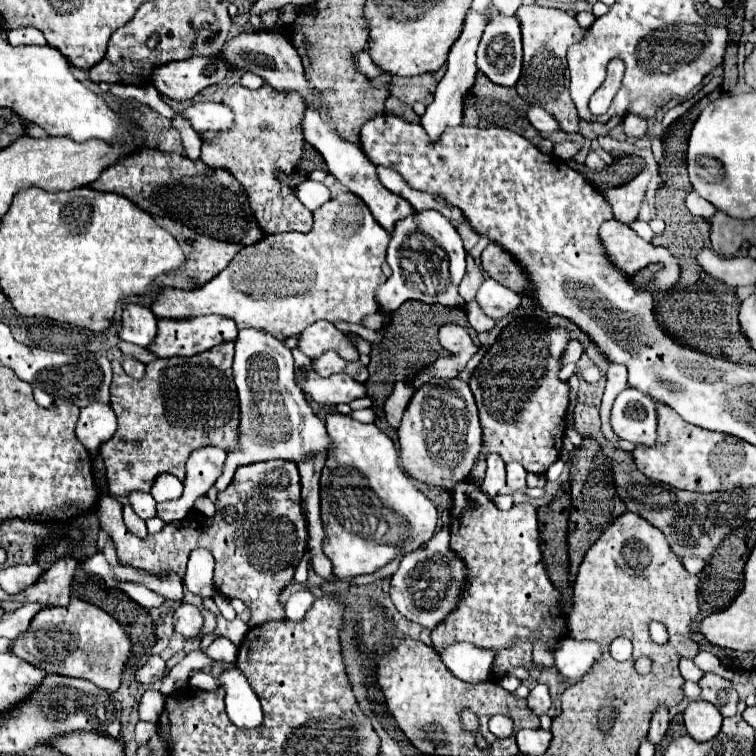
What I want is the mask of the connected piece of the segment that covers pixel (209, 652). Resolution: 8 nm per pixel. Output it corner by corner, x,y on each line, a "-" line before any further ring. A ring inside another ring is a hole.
218,637
216,642
212,642
206,650
200,650
202,654
206,654
212,660
226,660
226,662
236,662
238,655
238,646
232,644
225,637

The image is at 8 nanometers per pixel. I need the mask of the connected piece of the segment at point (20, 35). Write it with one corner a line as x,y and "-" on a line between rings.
16,28
16,30
8,30
6,32
6,40
12,46
30,46
30,44
44,46
46,44
42,32
36,30
36,28

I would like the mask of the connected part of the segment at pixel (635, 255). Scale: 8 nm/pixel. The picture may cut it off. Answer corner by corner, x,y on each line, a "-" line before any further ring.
606,220
600,226
598,236
608,260
628,278
652,262
666,264
672,258
666,248
656,248
644,242
630,226
620,224
618,220

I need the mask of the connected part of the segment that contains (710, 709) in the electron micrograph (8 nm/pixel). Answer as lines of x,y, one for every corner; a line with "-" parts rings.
694,700
684,710
684,726
694,740
706,742
720,732
722,714
710,702

